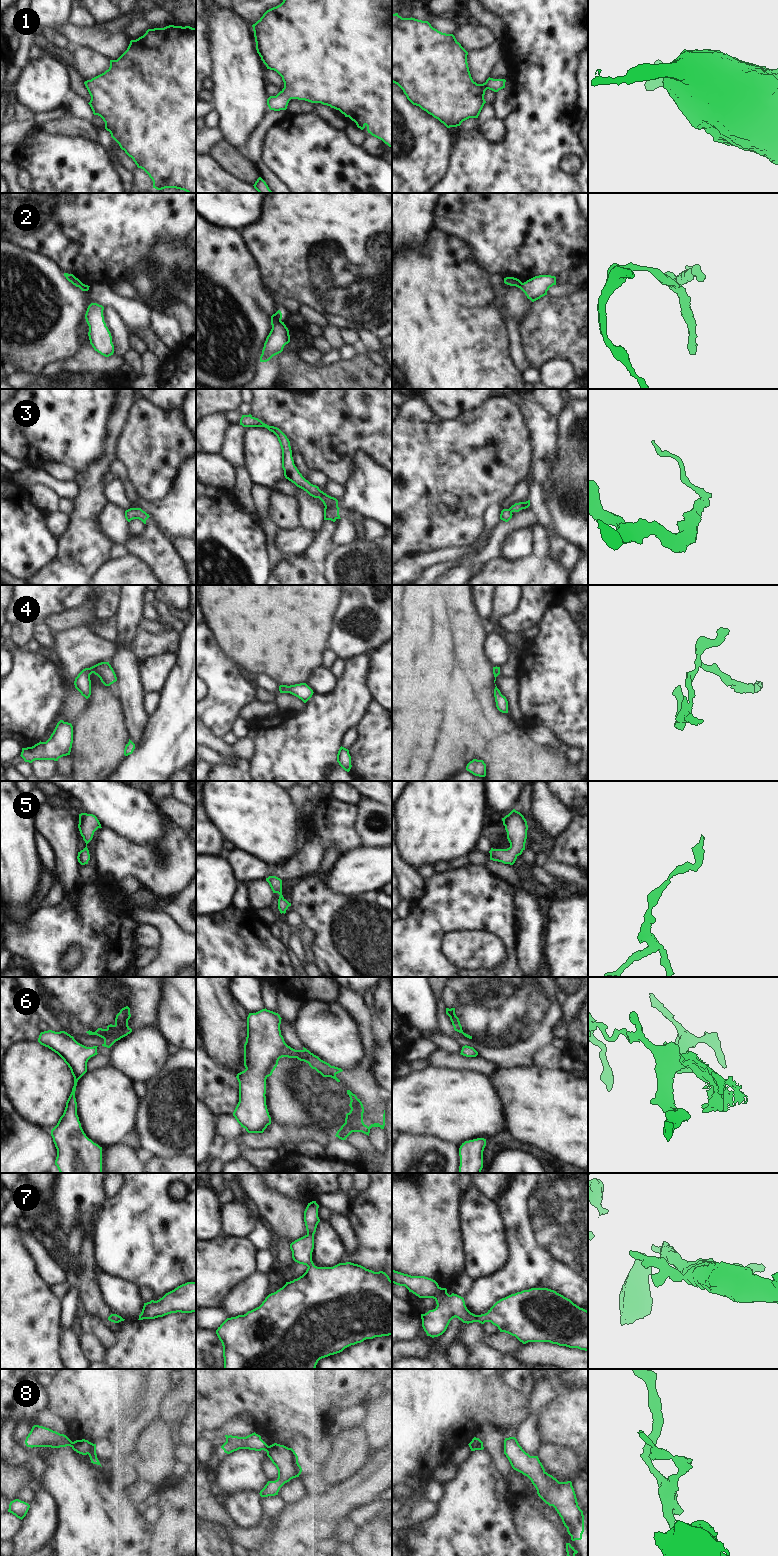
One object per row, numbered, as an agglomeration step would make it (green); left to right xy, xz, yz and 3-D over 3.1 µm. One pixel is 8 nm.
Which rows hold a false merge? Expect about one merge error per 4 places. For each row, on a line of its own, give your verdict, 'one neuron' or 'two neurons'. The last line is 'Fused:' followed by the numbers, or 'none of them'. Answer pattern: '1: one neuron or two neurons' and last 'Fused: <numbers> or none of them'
1: one neuron
2: two neurons
3: two neurons
4: one neuron
5: one neuron
6: two neurons
7: one neuron
8: two neurons
Fused: 2, 3, 6, 8

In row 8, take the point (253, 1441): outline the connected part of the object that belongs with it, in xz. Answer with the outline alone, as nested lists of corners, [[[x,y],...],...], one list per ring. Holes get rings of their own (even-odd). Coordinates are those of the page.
[[[255,1432],[246,1436],[238,1437],[225,1435],[226,1442],[221,1446],[225,1453],[230,1454],[239,1449],[249,1449],[255,1451],[267,1451],[269,1446]]]

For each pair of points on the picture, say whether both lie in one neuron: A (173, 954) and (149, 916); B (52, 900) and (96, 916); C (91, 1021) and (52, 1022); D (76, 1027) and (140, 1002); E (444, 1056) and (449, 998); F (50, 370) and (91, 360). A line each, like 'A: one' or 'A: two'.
A: one
B: two
C: one
D: one
E: two
F: one

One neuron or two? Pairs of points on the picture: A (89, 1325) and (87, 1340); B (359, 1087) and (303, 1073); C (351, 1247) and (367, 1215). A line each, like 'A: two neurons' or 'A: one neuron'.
A: two neurons
B: one neuron
C: two neurons

